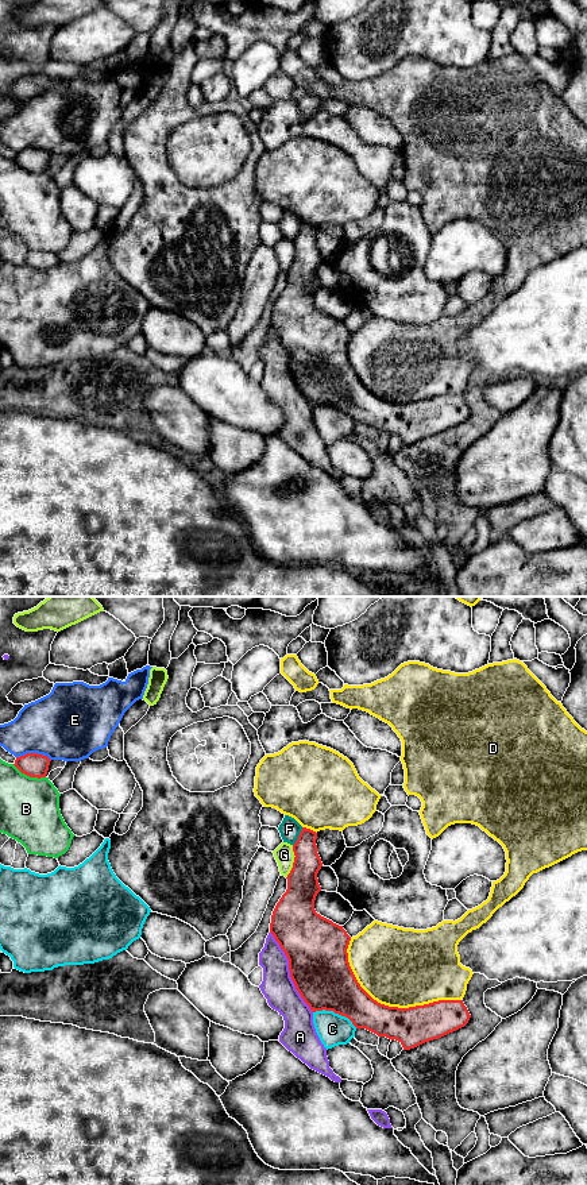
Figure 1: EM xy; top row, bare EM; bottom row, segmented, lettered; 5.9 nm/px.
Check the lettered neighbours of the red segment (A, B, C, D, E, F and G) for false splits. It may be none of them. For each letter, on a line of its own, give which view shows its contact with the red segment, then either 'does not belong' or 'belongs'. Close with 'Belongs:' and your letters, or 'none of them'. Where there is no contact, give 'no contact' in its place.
A: xy | does not belong
B: xy | does not belong
C: xy | does not belong
D: xy | does not belong
E: xy | does not belong
F: xy | does not belong
G: xy | does not belong
Belongs: none of them

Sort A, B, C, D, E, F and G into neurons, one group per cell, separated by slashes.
A / B / C / D / E / F / G

